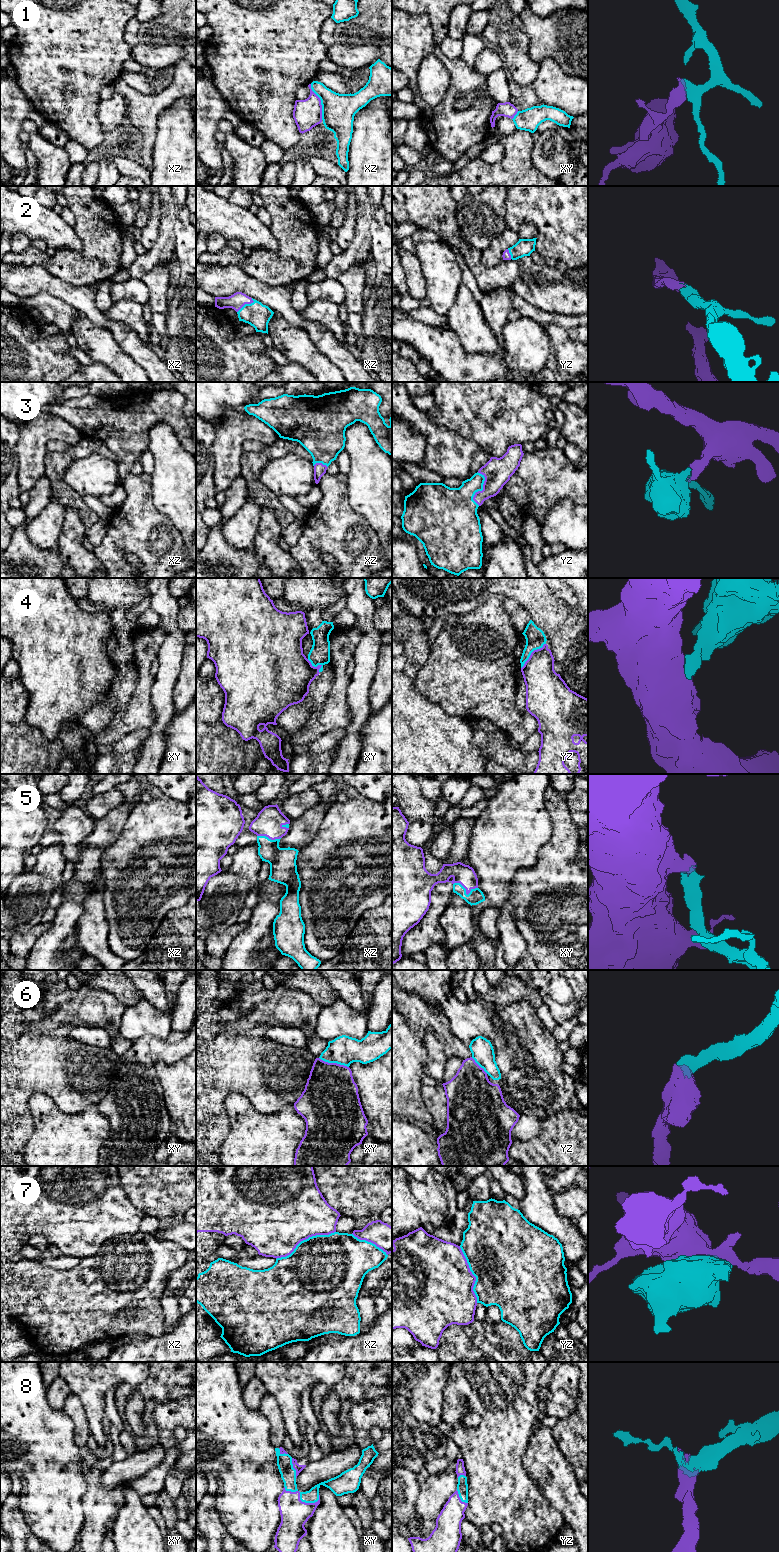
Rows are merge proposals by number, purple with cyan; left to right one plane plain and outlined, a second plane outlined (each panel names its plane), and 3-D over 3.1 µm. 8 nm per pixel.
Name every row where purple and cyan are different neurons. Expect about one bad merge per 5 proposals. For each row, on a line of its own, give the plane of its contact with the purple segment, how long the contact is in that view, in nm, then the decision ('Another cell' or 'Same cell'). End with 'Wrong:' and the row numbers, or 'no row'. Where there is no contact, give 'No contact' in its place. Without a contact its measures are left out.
1: Touches purple in xz. Shared border 300 nm. Another cell
2: Touches purple in xz. Shared border 170 nm. Same cell
3: Touches purple in yz. Shared border 280 nm. Same cell
4: Touches purple in yz. Shared border 280 nm. Another cell
5: Touches purple in xy. Shared border 200 nm. Same cell
6: Touches purple in xy. Shared border 260 nm. Same cell
7: Touches purple in xz. Shared border 550 nm. Another cell
8: Touches purple in xy. Shared border 300 nm. Same cell
Wrong: 1, 4, 7

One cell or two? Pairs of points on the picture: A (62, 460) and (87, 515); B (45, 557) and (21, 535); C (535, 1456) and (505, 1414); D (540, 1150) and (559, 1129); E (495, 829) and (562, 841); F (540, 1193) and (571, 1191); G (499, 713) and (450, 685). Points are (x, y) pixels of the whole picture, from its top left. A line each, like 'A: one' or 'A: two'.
A: one
B: one
C: two
D: one
E: two
F: two
G: one

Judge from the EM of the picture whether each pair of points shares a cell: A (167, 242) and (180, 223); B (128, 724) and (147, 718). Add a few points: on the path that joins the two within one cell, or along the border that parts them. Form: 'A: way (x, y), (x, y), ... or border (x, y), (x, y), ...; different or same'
A: border (174, 209), (173, 235), (175, 251); different
B: way (133, 720), (135, 718), (142, 718); same

